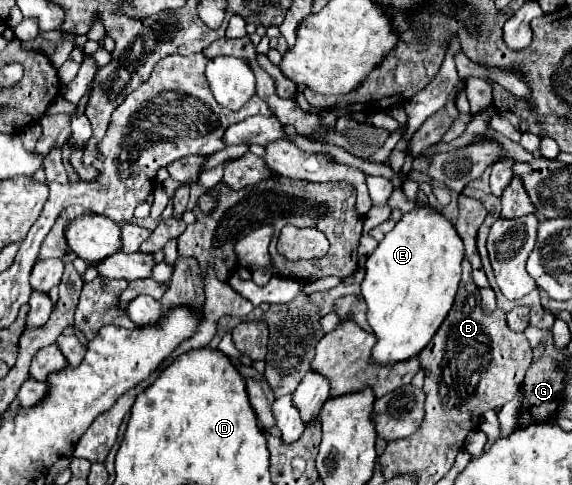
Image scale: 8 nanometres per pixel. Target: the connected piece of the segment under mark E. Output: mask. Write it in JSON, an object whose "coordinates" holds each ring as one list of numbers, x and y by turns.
{"coordinates":[[429,206,405,214,367,258,361,296,367,302,367,322,377,338,371,360,397,364,417,356,449,314,461,280,463,242,455,226]]}

